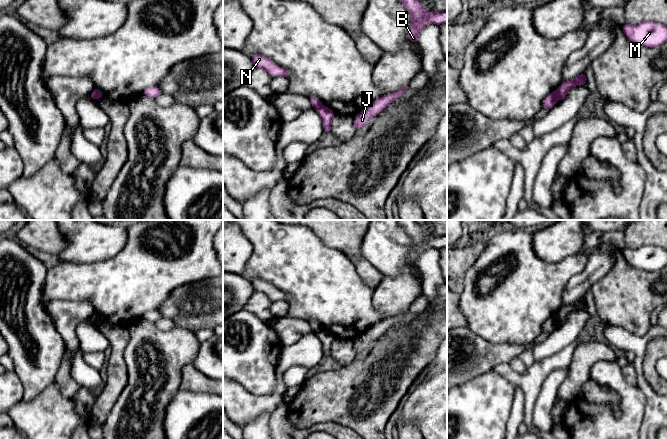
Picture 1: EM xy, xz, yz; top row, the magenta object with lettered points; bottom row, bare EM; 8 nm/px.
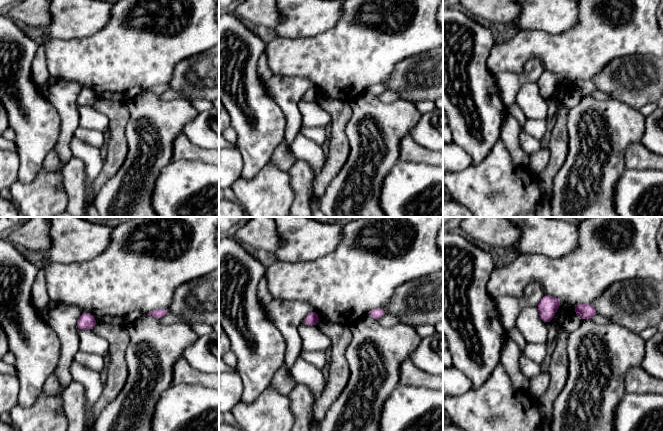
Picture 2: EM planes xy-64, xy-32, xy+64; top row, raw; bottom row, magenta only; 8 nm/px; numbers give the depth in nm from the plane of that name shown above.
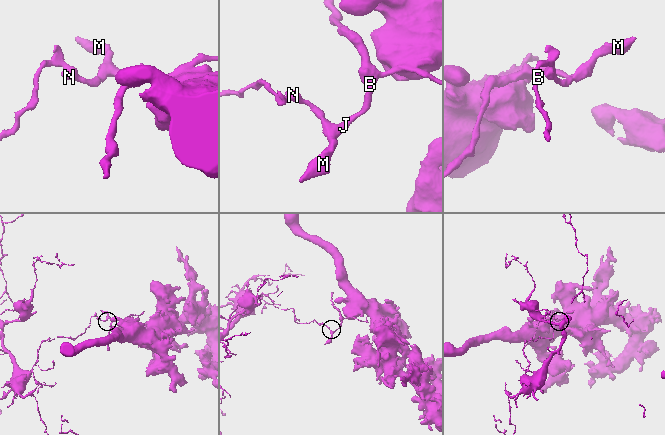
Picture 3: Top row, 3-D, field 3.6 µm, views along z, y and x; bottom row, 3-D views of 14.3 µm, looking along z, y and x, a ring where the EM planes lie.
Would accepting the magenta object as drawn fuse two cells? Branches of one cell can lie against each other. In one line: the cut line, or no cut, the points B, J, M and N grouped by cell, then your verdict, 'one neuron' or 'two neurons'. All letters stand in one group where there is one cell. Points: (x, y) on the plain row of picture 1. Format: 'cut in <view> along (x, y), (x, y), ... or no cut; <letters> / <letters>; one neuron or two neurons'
cut in yz along (556, 314), (559, 322); B J M / N; two neurons

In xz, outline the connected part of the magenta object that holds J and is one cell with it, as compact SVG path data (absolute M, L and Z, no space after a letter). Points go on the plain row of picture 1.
M408 310L403 311L401 314L386 318L386 319L372 325L353 344L353 350L354 350L355 355L366 350L373 341L377 340L383 333L385 333L386 330L388 330L395 323L397 323L399 320L401 320L407 314L407 312L408 312Z

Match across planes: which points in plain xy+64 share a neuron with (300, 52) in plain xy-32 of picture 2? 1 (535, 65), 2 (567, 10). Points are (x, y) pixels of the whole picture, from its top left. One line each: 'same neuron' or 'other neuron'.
1: other neuron
2: other neuron

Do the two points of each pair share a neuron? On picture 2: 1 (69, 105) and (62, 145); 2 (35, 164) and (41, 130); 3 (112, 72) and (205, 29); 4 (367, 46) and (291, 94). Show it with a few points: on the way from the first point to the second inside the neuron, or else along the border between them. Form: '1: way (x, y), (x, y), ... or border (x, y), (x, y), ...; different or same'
1: way (69, 115), (66, 135); same
2: way (35, 156), (35, 138); same
3: way (135, 51), (145, 41), (171, 41), (182, 37); same
4: border (287, 76), (305, 77), (313, 85); different

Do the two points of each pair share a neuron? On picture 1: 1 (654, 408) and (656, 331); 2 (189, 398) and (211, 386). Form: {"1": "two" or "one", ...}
{"1": "one", "2": "two"}

